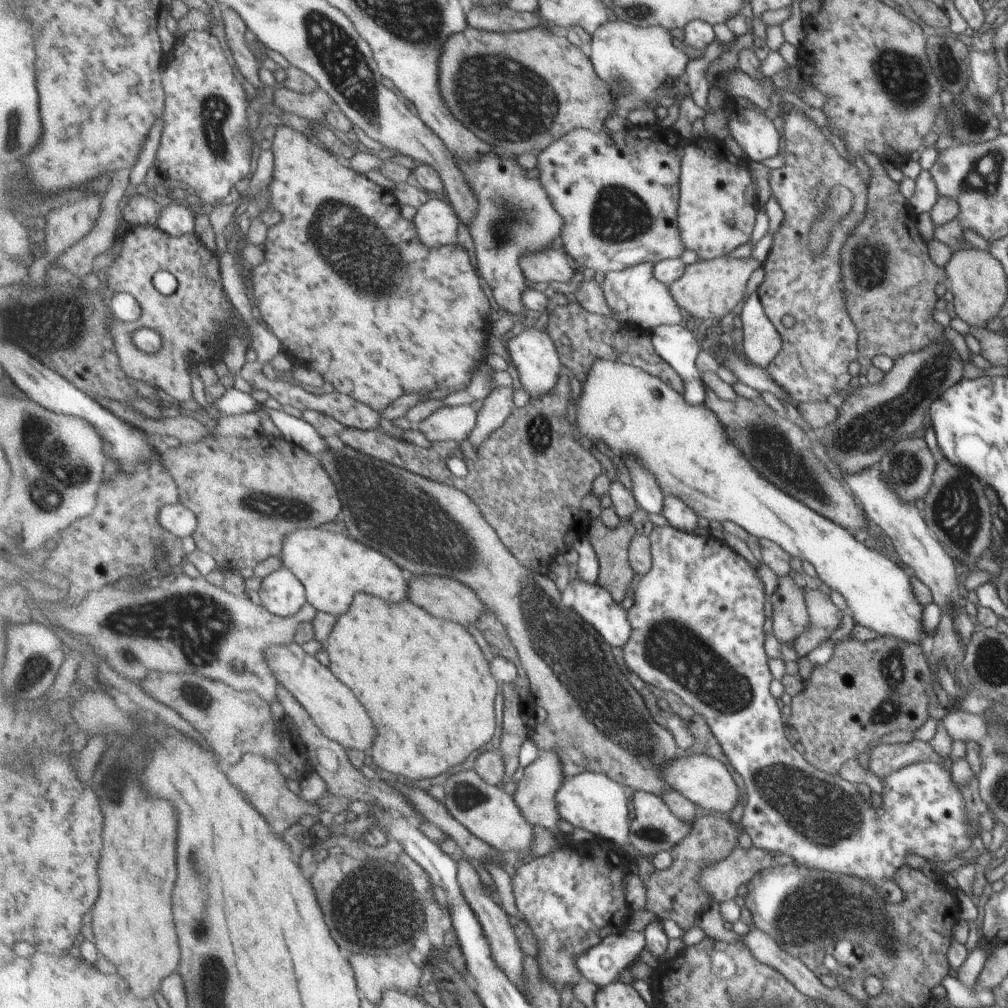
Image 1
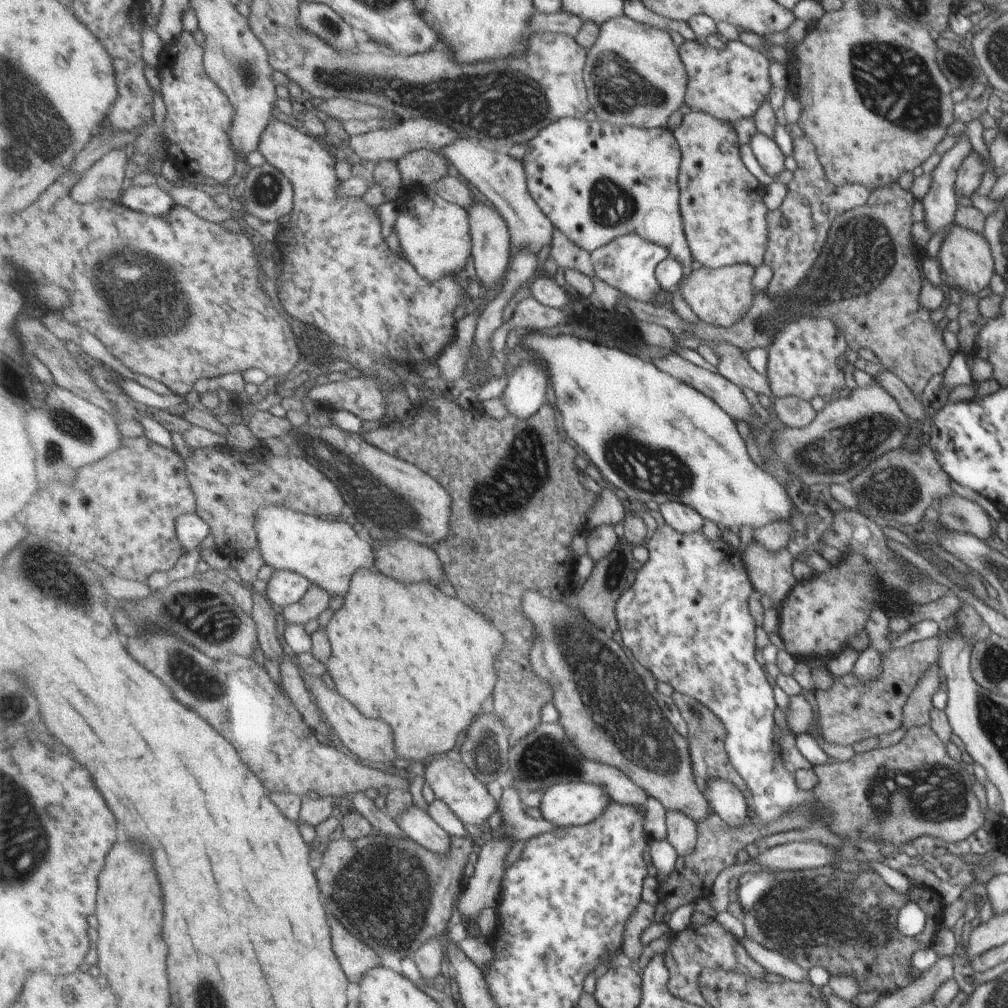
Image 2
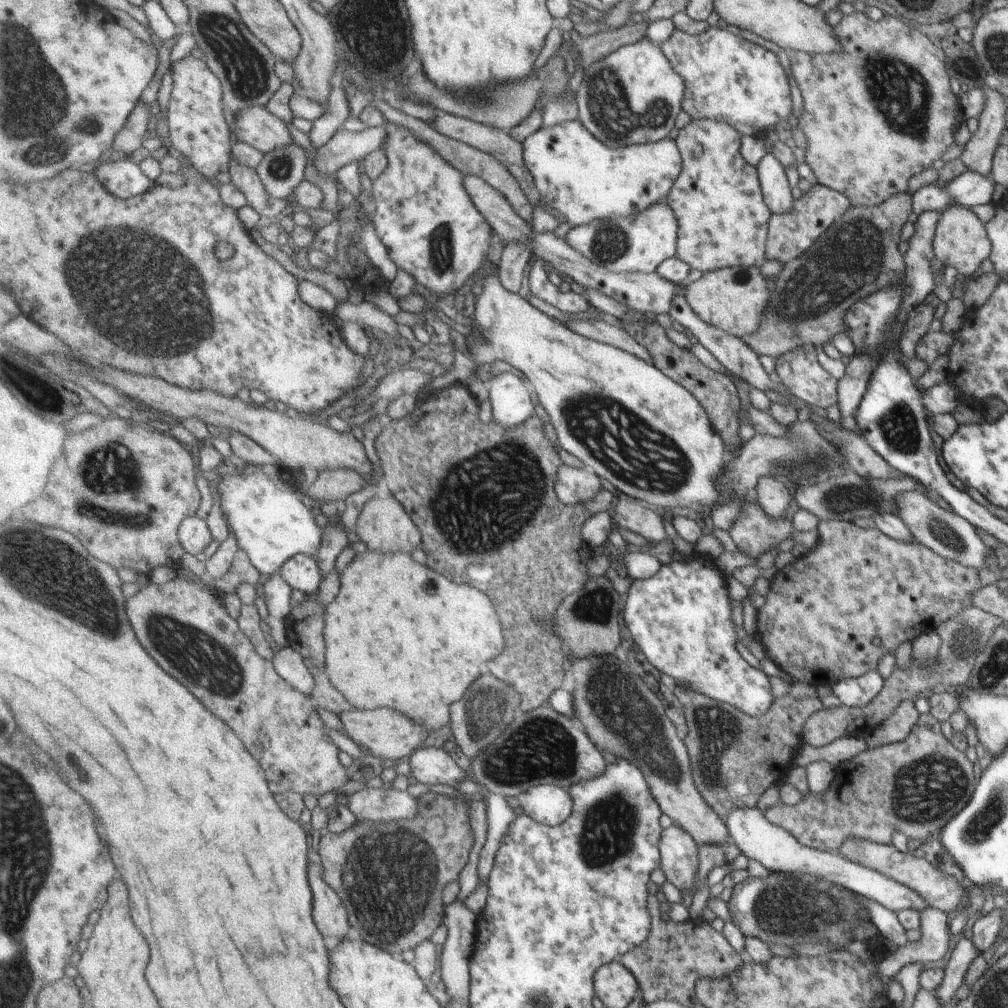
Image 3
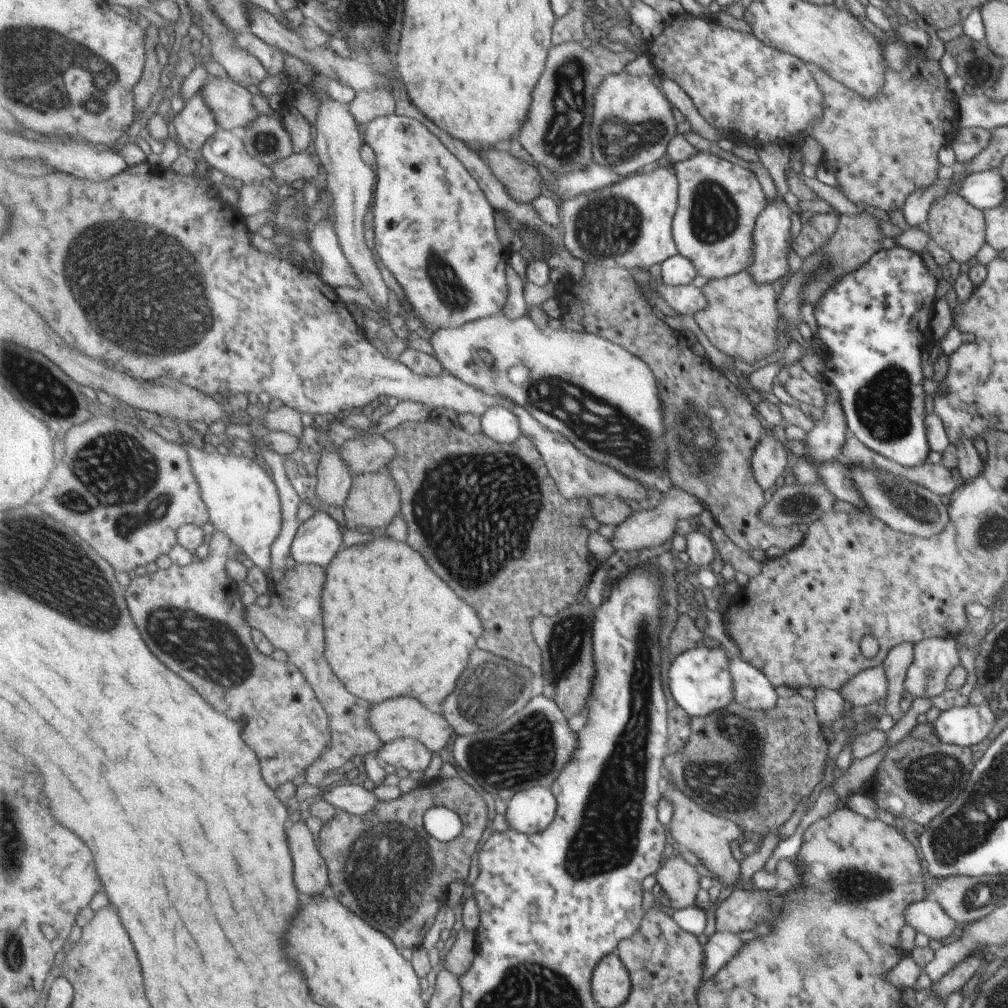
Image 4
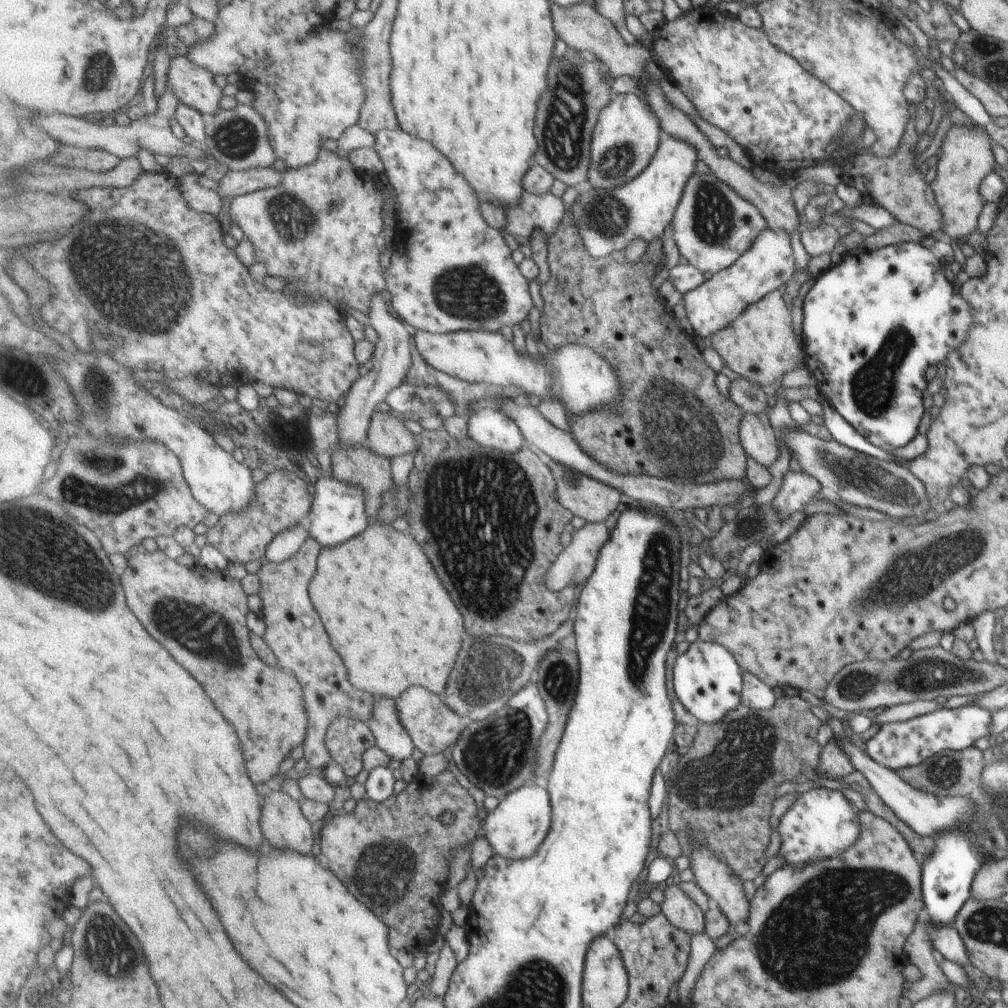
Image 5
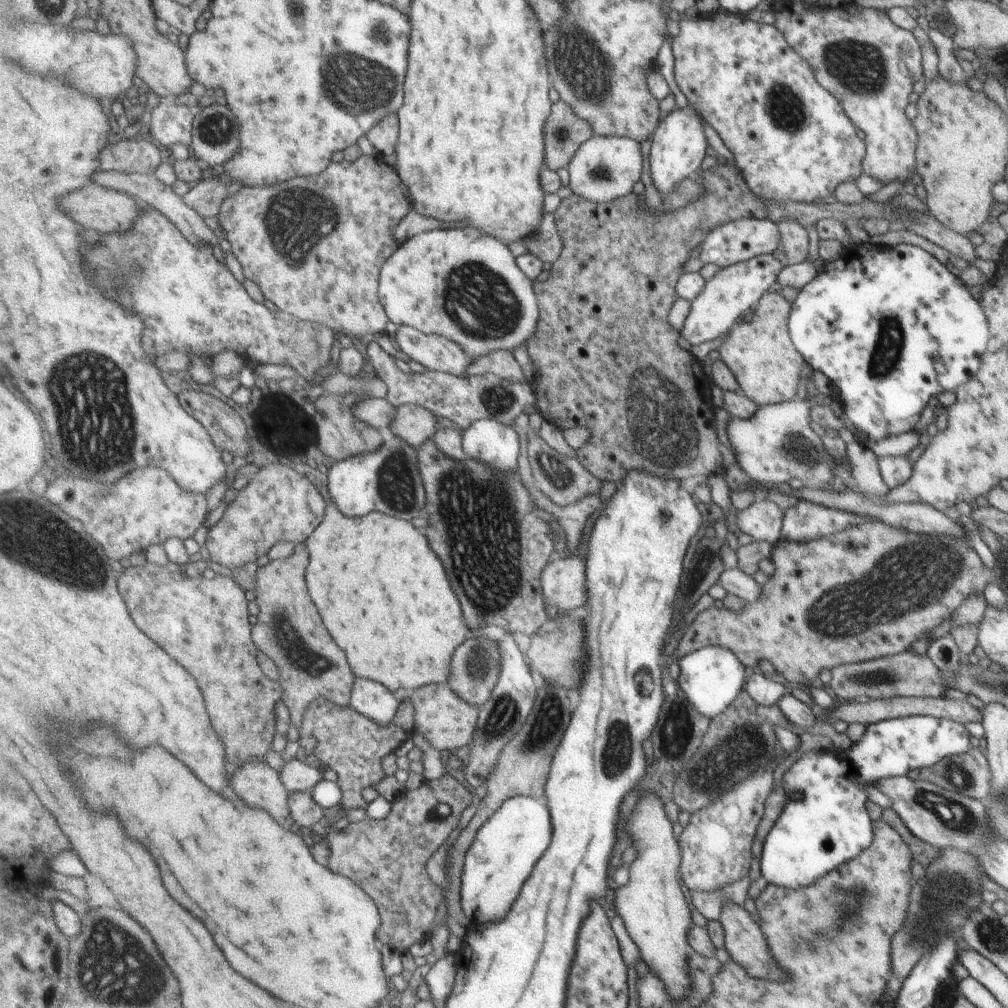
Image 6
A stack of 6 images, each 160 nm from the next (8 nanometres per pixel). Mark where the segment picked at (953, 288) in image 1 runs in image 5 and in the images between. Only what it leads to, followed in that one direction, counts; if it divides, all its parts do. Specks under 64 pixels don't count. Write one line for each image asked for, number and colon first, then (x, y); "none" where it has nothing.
2: (963, 254)
3: (959, 240)
4: (955, 225)
5: (964, 158)

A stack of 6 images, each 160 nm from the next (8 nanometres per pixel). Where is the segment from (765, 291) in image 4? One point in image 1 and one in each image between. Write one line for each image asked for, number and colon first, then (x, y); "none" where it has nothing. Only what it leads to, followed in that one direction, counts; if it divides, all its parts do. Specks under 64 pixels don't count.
1: (710, 289)
2: (726, 289)
3: (734, 299)

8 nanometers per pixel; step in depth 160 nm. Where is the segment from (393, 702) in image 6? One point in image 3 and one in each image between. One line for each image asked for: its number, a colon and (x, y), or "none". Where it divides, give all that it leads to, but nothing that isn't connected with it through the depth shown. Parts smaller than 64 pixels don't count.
3: (429, 765)
4: (405, 752)
5: (385, 723)

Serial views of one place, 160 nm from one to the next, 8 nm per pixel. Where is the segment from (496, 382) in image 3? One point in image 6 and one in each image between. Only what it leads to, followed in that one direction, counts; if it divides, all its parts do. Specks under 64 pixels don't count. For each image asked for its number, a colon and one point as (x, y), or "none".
4: (501, 424)
5: (491, 428)
6: (490, 442)

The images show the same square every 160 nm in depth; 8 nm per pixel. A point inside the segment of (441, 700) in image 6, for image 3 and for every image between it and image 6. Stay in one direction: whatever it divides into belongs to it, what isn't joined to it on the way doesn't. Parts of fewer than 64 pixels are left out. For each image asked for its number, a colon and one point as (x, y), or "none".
3: (389, 735)
4: (403, 717)
5: (433, 726)

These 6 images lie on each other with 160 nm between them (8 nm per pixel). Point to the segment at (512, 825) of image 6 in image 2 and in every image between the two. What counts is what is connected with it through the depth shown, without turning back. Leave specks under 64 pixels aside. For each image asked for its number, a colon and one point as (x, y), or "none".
2: (565, 804)
3: (551, 805)
4: (532, 810)
5: (517, 827)

